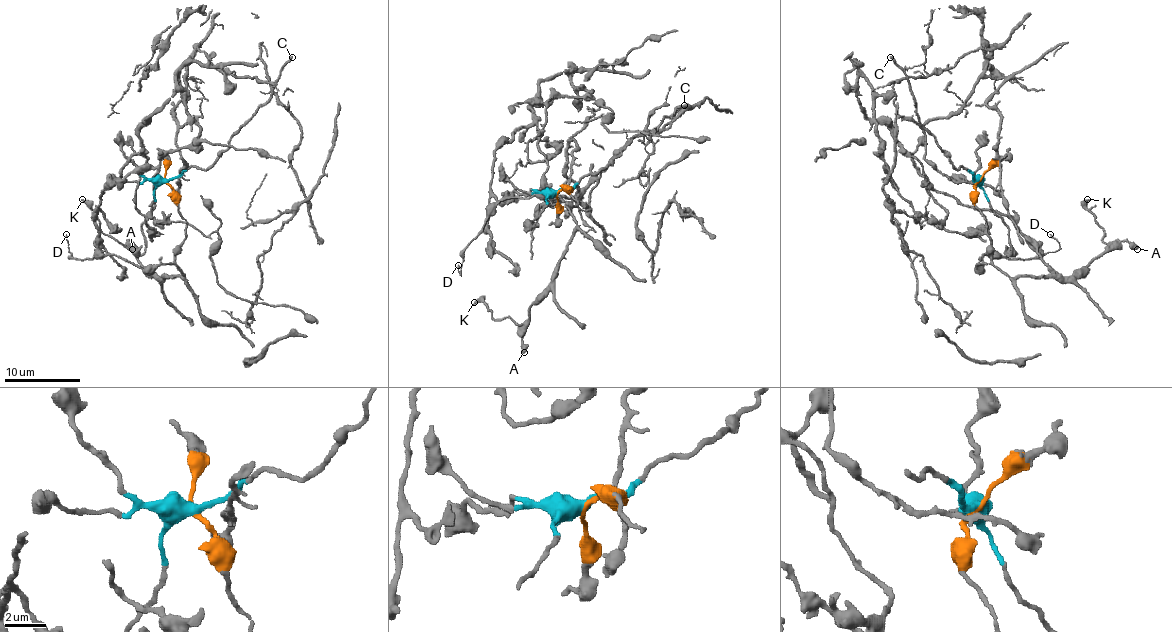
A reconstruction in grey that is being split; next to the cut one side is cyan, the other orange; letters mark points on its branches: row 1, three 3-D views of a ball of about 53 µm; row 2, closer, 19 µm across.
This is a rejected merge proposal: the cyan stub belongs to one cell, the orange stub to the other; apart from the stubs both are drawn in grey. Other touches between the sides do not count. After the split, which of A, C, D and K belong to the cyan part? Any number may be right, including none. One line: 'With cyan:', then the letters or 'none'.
With cyan: C

